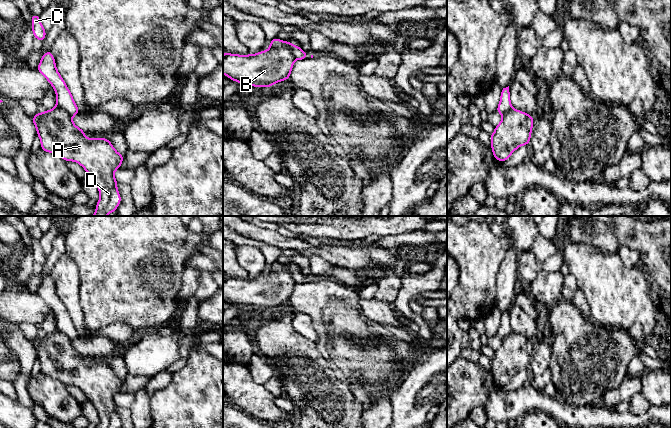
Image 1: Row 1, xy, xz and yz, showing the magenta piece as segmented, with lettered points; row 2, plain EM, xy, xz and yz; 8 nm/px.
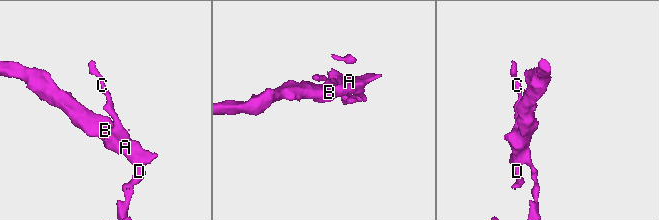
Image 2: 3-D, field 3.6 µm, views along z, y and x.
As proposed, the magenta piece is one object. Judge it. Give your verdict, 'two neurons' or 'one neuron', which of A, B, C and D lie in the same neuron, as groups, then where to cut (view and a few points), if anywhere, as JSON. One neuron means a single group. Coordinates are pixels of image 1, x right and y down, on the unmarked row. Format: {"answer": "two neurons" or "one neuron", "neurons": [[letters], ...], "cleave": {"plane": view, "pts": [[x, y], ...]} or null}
{"answer": "two neurons", "neurons": [["A", "B", "D"], ["C"]], "cleave": {"plane": "xz", "pts": [[283, 266], [295, 282]]}}

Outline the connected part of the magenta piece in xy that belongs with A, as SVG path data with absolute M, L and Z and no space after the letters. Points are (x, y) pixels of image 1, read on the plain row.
M56 329L51 334L37 337L32 345L36 351L41 365L41 373L64 383L80 388L93 403L98 411L100 423L97 428L120 428L121 420L117 413L117 405L114 395L120 392L124 380L119 378L107 362L86 362L85 355L78 352L72 345L72 341L62 332Z

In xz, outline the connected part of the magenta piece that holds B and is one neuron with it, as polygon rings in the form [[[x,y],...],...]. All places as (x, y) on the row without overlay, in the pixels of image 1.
[[[277,261],[271,264],[267,275],[261,275],[257,278],[238,279],[223,278],[223,298],[232,305],[237,305],[243,311],[271,311],[280,305],[288,304],[295,285],[295,281],[289,271]]]

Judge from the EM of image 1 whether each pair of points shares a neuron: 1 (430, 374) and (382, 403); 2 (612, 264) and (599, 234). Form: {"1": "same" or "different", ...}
{"1": "different", "2": "different"}

